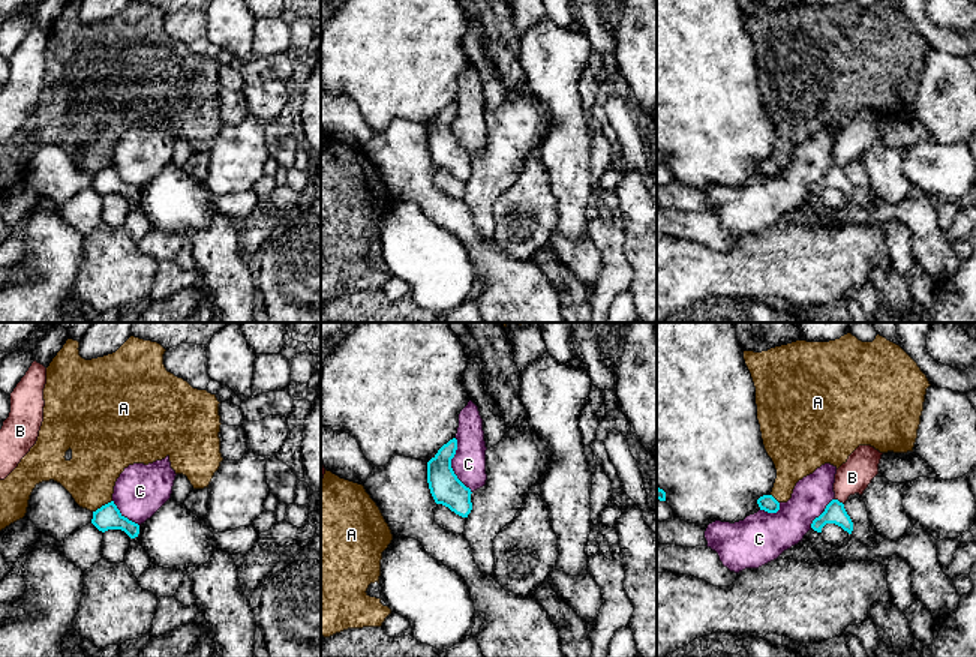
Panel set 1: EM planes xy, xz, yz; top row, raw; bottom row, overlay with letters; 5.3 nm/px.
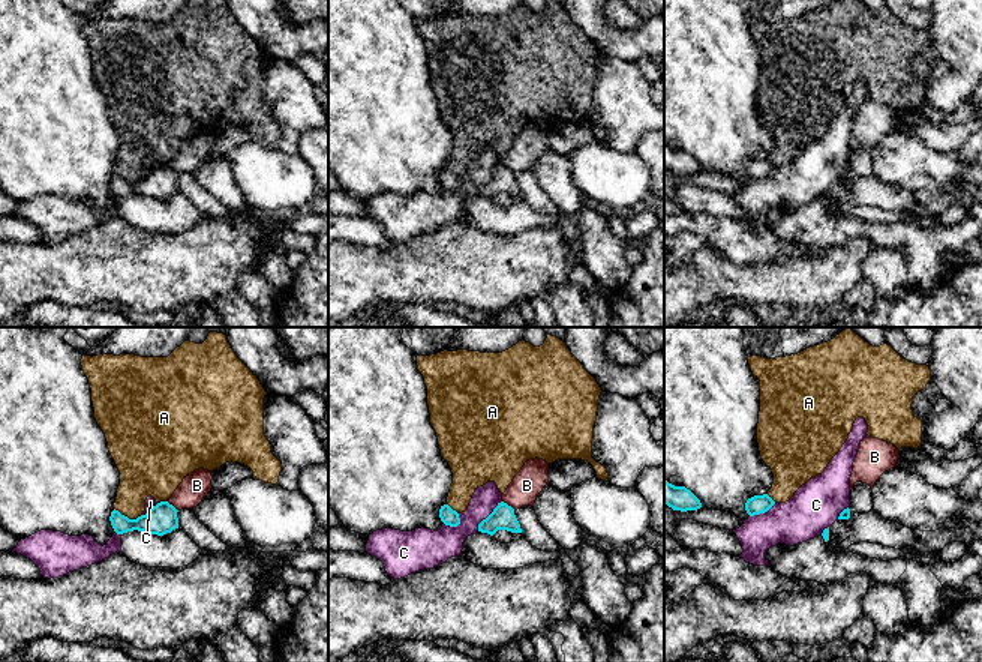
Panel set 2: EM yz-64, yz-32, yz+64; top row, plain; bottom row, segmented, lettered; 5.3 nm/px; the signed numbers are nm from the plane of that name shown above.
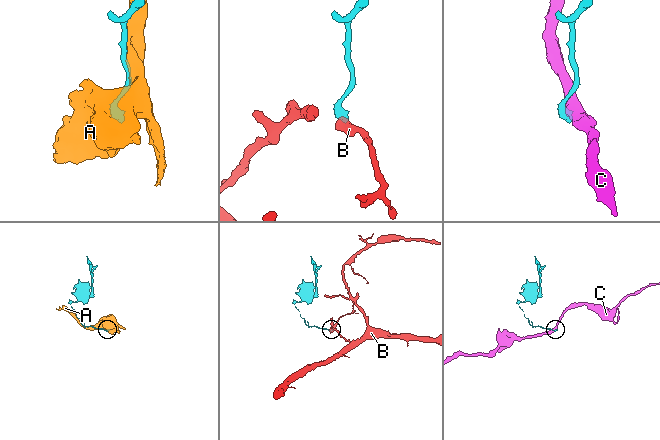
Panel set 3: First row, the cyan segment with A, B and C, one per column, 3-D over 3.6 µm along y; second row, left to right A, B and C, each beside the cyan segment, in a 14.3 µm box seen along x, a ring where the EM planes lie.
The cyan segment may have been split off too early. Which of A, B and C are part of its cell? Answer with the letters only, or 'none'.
none

